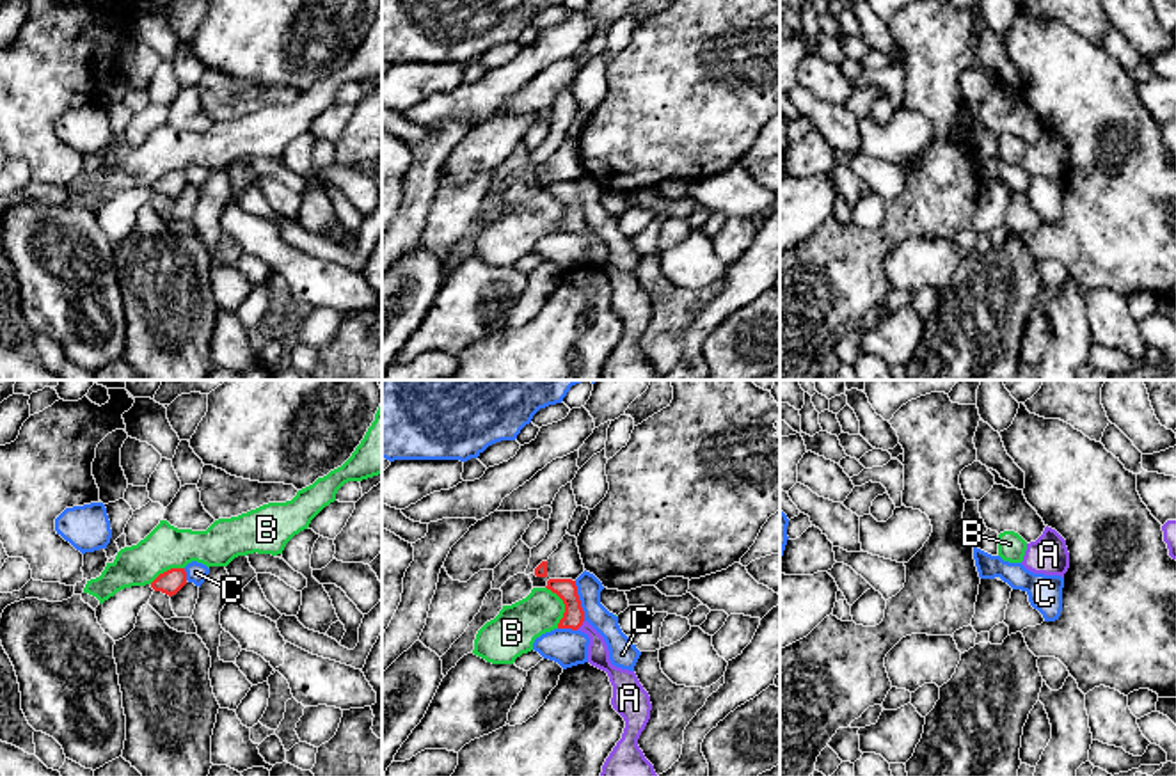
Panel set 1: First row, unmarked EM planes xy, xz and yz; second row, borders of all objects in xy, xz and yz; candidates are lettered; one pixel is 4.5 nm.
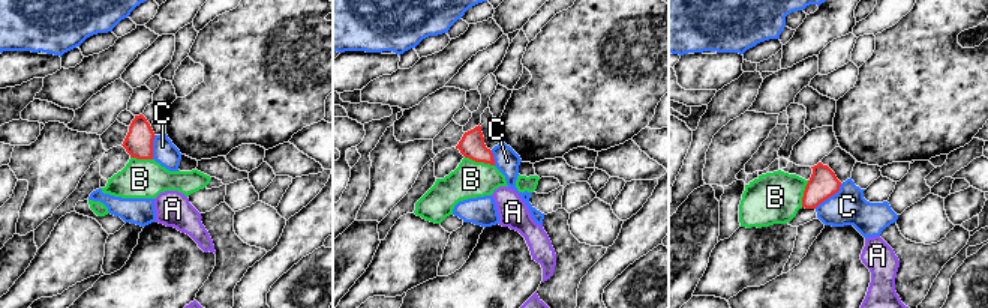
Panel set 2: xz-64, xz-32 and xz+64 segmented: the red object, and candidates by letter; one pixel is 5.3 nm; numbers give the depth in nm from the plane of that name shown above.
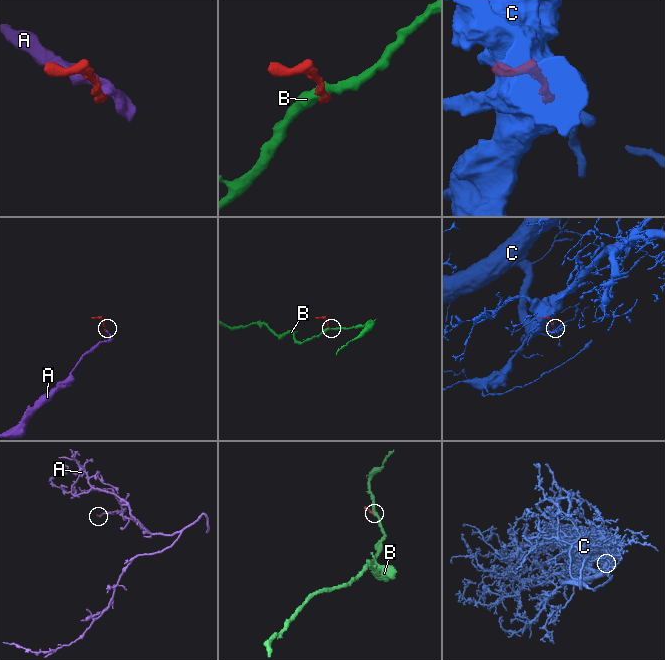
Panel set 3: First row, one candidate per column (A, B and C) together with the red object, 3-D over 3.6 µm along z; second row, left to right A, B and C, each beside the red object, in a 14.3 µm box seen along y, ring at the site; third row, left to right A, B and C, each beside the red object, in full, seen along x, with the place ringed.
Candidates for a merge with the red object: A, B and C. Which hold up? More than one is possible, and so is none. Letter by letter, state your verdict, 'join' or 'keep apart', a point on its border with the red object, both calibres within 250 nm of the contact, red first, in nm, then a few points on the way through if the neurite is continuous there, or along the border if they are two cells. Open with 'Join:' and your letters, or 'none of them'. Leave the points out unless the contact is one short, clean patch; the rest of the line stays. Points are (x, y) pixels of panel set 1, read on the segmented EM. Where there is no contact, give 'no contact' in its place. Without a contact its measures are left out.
Join: A
A: join; meets red in xz at (580, 625); 100 nm thick on the red side, 100 nm on the other; runs through xz (572, 618), (580, 625), (595, 638), (597, 650)
B: keep apart; meets red in xz at (565, 606); 100 nm thick on the red side, 200 nm on the other; border along xz (546, 586), (564, 604), (564, 617), (558, 627)
C: keep apart; meets red in xz at (580, 601); 100 nm thick on the red side, 110 nm on the other; border along xz (574, 581), (585, 620)

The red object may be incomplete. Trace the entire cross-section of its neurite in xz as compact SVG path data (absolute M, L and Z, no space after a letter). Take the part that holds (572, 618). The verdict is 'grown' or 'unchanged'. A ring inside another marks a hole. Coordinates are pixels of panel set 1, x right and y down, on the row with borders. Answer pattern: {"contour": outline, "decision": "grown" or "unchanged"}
{"contour": "M549 579L545 588L565 604L558 629L581 630L590 637L588 662L608 673L613 685L611 705L625 721L622 739L606 758L600 776L657 776L654 765L638 746L638 739L650 719L652 703L648 693L634 671L611 664L604 637L584 620L576 581Z", "decision": "grown"}

